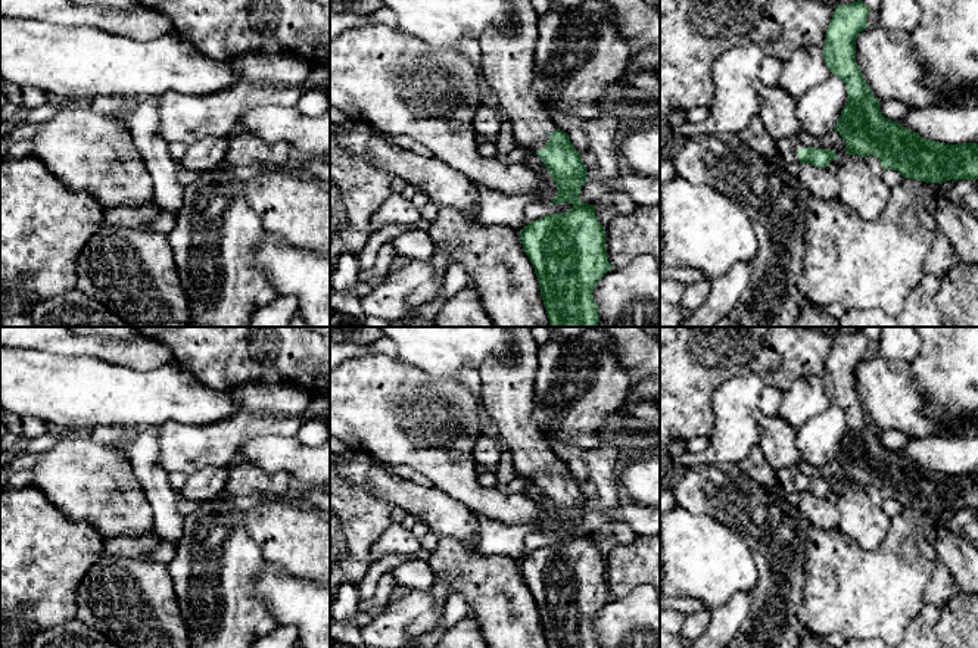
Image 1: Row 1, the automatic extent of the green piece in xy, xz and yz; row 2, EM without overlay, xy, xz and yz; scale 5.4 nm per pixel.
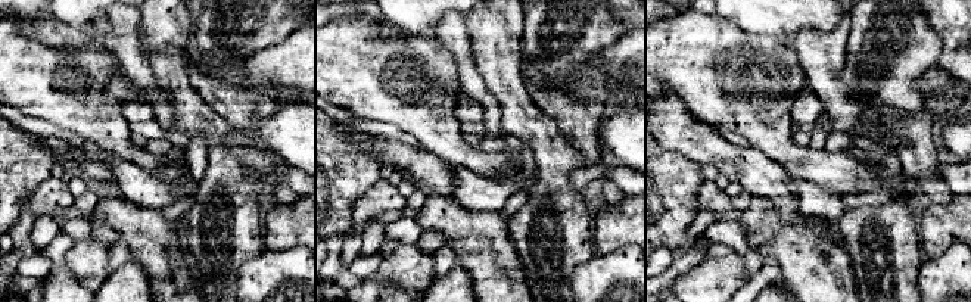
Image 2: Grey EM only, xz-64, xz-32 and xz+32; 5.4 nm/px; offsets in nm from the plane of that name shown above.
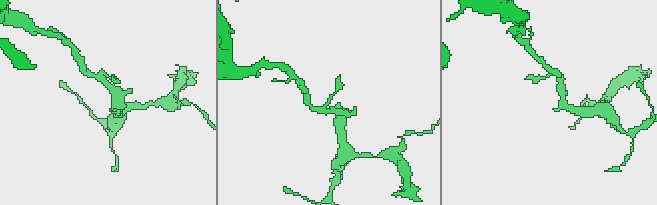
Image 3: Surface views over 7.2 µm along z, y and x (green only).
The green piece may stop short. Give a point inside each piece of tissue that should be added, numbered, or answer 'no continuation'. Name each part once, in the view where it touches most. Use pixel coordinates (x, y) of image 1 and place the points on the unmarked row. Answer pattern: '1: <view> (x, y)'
1: xz (507, 383)

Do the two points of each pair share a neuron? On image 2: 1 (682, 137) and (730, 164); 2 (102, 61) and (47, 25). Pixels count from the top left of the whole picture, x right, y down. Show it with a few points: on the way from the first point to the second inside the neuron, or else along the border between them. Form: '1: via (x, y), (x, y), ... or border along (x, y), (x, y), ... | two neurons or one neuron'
1: via (694, 139), (718, 152) | one neuron
2: border along (105, 41), (90, 41), (74, 47), (44, 44) | two neurons

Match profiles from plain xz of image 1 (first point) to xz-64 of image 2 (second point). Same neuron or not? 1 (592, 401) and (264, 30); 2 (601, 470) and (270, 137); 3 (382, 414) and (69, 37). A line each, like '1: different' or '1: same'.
1: same
2: different
3: different

